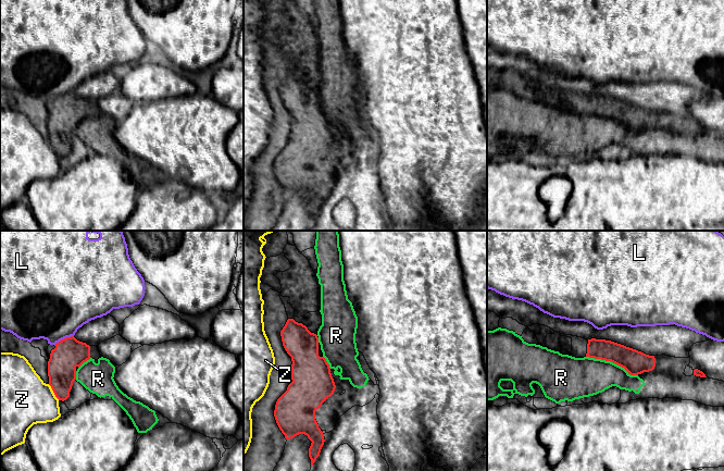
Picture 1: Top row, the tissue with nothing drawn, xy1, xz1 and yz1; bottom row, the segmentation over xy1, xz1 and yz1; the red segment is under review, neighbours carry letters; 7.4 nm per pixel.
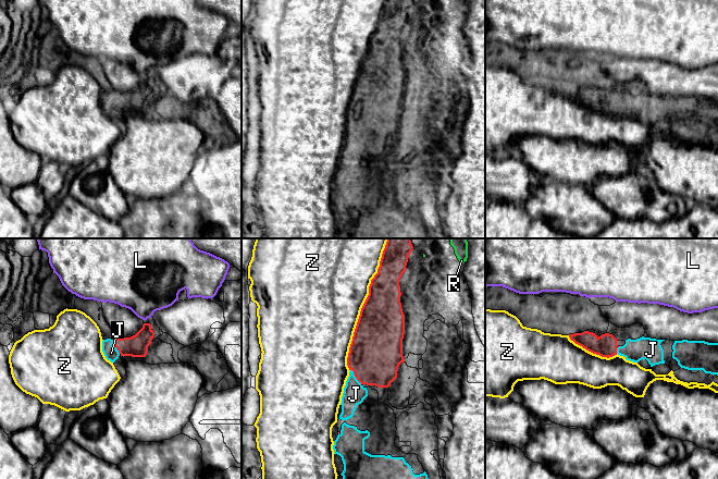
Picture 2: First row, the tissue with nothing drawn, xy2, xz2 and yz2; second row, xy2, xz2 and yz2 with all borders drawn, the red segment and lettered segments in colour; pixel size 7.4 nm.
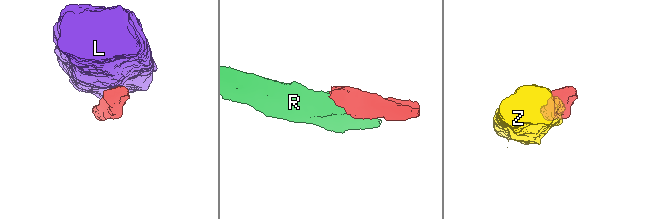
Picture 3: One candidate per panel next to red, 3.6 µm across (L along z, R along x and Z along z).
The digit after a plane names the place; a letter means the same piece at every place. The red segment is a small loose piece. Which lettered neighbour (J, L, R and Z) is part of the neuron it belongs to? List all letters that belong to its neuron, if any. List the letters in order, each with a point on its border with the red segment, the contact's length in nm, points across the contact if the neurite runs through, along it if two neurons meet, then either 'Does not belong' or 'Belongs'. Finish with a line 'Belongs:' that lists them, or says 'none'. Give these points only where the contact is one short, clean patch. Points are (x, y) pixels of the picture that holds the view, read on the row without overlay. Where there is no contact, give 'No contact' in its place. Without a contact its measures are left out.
J: Touches red at xz2 (355, 132). Shared border 140 nm. Path across: xz2 (375, 109), (355, 132), (354, 150). Belongs
L: Touches red at xy1 (64, 95). Shared border 160 nm. Boundary: xy1 (73, 91), (60, 96), (54, 101). Does not belong
R: Touches red at yz1 (612, 118). Shared border 420 nm. Boundary: yz1 (586, 112), (610, 116), (623, 123), (631, 131), (637, 132). Does not belong
Z: Touches red at xz2 (362, 63). Shared border 1000 nm. Does not belong
Belongs: J

